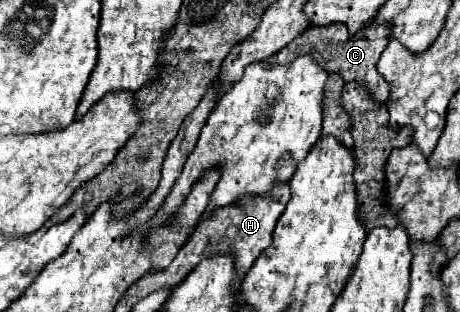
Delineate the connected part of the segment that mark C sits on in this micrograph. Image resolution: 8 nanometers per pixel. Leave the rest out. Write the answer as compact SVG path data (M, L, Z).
M388 22L386 24L368 24L366 28L358 30L356 34L350 34L344 24L328 24L328 26L314 26L314 28L310 26L298 38L294 38L288 46L284 46L278 52L278 56L268 58L266 62L288 64L300 52L312 52L312 56L316 56L316 60L320 64L324 64L324 68L328 68L328 72L340 72L346 82L352 82L352 80L366 82L372 92L372 98L378 102L386 102L390 96L390 82L384 80L384 76L380 76L380 72L376 70L376 62L390 40L390 30L392 28L388 28Z

